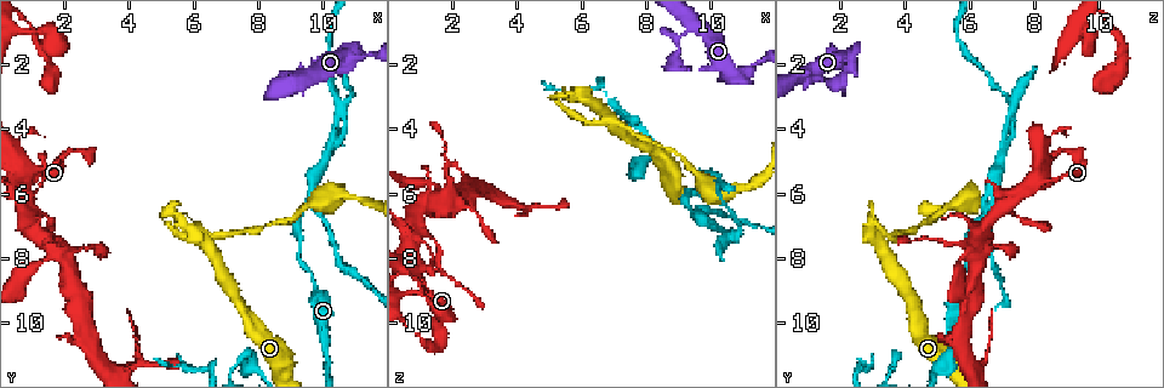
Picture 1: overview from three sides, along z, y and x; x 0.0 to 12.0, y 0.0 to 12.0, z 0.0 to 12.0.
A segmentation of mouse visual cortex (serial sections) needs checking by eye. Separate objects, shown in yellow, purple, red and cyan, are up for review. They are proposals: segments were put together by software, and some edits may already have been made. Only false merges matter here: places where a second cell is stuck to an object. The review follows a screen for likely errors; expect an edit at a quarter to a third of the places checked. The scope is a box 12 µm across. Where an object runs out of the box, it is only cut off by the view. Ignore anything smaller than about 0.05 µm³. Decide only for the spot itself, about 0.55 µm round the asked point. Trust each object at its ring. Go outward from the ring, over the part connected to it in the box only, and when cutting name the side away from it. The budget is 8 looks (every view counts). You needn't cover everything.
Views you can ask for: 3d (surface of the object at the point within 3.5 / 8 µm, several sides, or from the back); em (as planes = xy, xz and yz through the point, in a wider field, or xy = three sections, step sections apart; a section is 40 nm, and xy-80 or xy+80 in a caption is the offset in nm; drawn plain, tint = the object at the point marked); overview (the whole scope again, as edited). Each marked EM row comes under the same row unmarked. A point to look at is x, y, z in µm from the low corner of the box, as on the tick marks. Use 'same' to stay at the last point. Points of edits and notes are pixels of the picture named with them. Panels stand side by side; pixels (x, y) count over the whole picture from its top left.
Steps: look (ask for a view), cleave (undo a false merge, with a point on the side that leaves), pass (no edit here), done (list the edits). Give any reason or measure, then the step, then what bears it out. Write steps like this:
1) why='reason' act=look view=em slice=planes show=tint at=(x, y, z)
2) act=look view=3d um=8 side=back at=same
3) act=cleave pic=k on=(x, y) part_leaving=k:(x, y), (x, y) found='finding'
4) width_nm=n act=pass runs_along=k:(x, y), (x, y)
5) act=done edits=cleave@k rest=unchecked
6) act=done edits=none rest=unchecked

why='three arms meet' act=look view=em slice=planes show=tint at=(9.6, 6.1, 6.8)

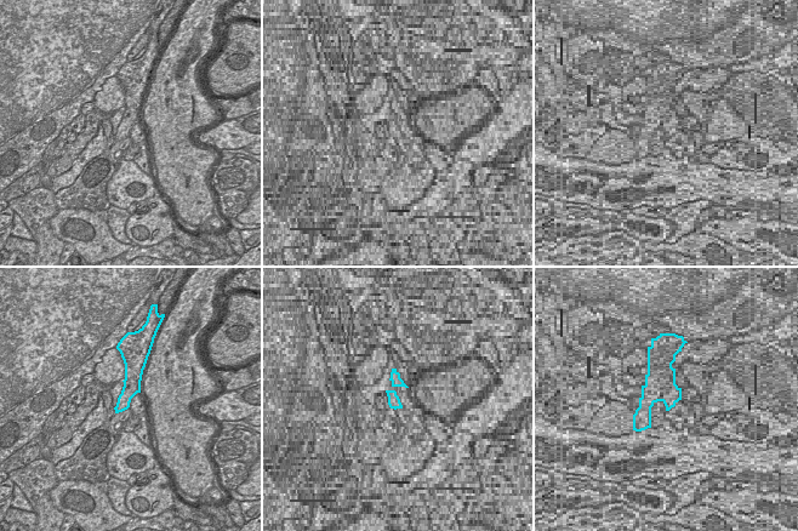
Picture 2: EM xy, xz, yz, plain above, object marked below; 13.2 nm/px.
act=look view=3d um=3.5 at=same

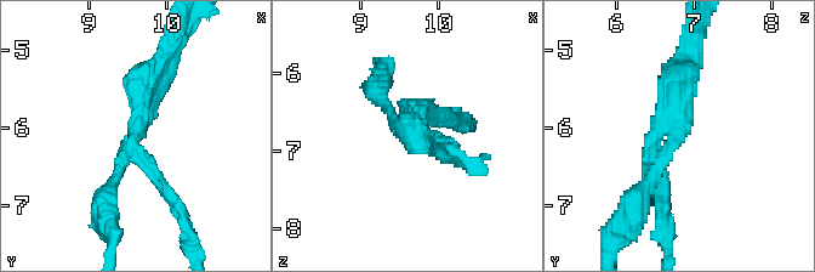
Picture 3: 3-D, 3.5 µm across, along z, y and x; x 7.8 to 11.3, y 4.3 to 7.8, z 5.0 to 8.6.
width_nm=220 act=cleave pic=3 on=(152, 168) part_leaving=3:(141, 111), (141, 81), (175, 33) found='a second cell is stuck on'

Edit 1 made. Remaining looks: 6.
act=look view=overview

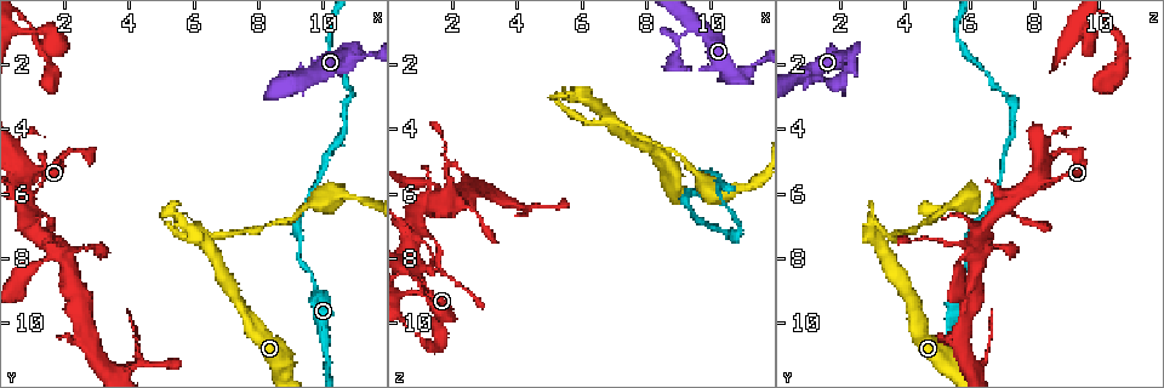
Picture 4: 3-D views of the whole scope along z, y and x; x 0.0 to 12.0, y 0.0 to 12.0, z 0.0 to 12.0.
why='calibre changes' act=look view=3d um=3.5 at=(5.2, 6.8, 3.1)

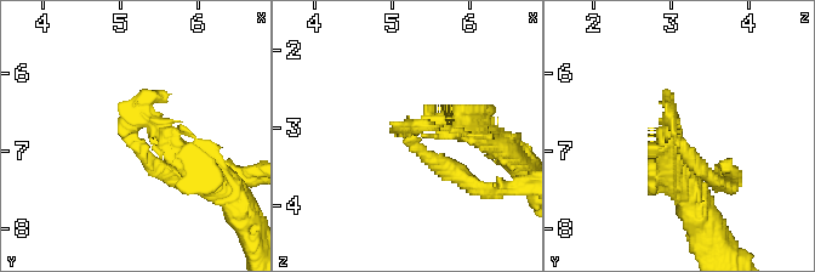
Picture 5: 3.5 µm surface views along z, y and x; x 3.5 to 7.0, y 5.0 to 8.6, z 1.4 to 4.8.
why='now the EM' act=look view=em slice=xy step=2 show=tint at=(5.15, 6.85, 3.10)

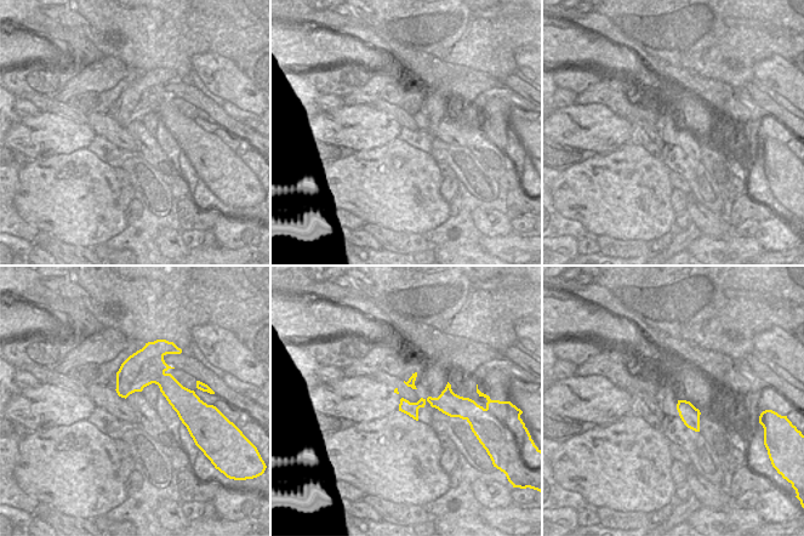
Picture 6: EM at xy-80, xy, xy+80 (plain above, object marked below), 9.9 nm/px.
act=cleave pic=5 on=(707, 175) border=6:(164, 372), (159, 386) found='two cells meet here'

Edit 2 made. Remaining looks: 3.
why='redraw' act=look view=overview

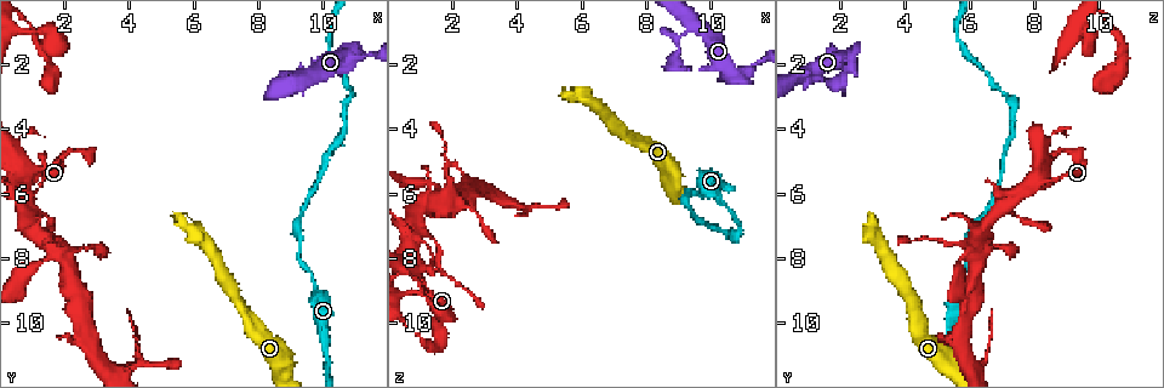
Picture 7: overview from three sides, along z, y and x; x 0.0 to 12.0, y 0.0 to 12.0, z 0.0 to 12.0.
why='sharp bend' act=look view=3d um=8 at=(9.0, 2.6, 1.6)

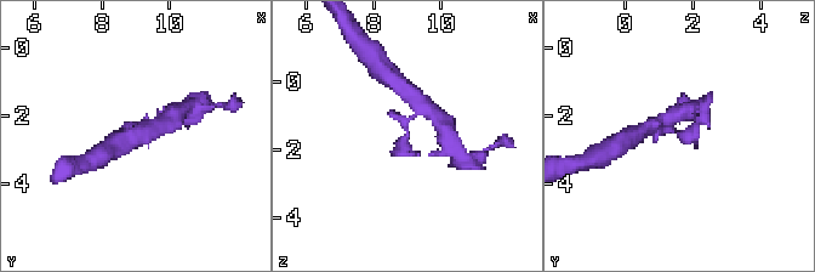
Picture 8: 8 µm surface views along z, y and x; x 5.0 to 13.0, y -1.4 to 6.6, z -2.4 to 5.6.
why='now the EM' act=look view=em slice=xy step=1 show=tint at=(9.0, 2.5, 1.5)

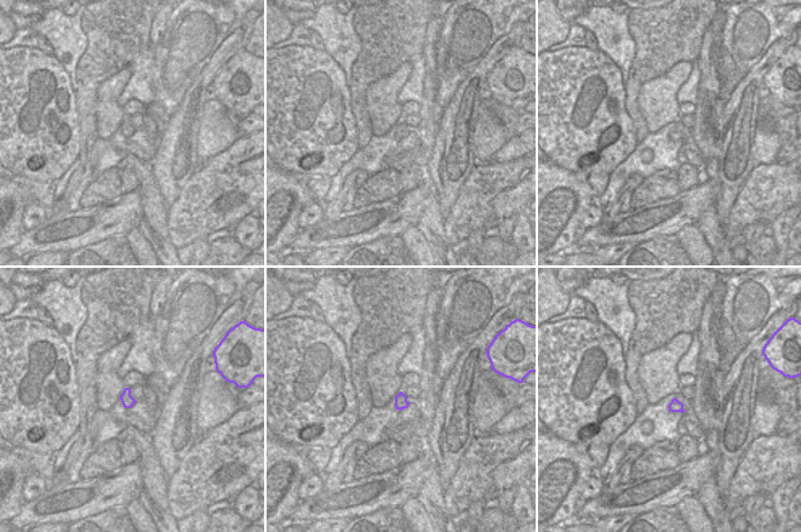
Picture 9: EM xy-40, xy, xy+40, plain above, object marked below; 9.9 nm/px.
act=pass runs_along=8:(423, 111), (405, 123), (415, 154) found='one cell here'

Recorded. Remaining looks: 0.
act=done edits=cleave@3,cleave@5 rest=unchecked

